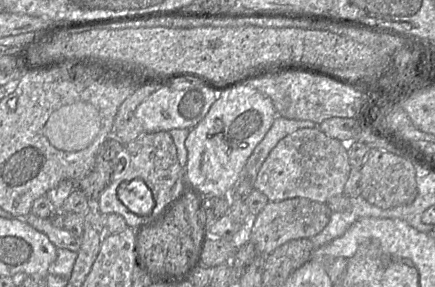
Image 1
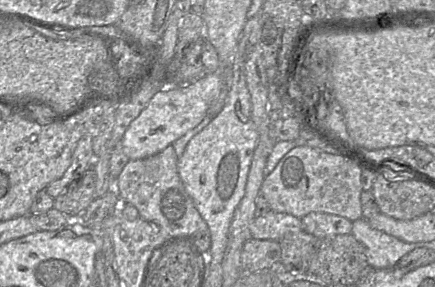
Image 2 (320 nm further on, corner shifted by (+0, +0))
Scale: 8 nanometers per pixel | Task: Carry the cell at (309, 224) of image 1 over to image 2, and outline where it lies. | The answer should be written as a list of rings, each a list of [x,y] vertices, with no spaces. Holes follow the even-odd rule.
[[[311,212],[301,218],[303,231],[318,239],[351,234],[352,222],[345,217],[323,212]]]

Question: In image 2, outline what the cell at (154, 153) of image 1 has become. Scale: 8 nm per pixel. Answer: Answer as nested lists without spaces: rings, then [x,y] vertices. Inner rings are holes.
[[[172,144],[152,156],[129,160],[114,180],[114,189],[121,203],[133,205],[138,210],[139,218],[157,224],[170,238],[191,238],[199,231],[208,230],[208,225],[184,188],[177,162],[178,156]]]

